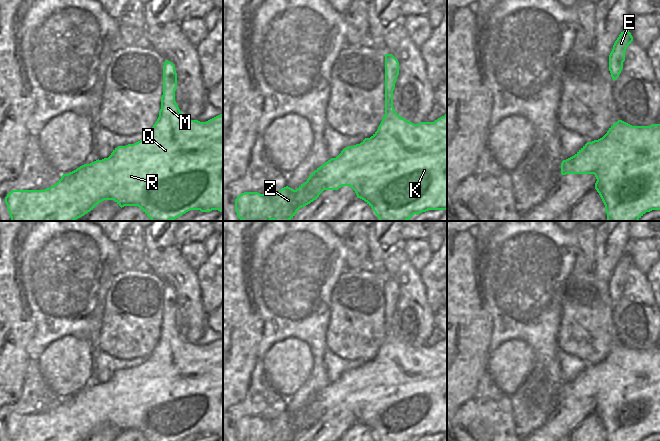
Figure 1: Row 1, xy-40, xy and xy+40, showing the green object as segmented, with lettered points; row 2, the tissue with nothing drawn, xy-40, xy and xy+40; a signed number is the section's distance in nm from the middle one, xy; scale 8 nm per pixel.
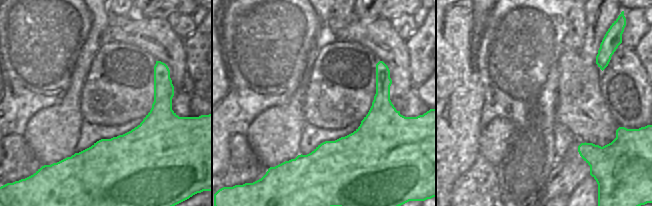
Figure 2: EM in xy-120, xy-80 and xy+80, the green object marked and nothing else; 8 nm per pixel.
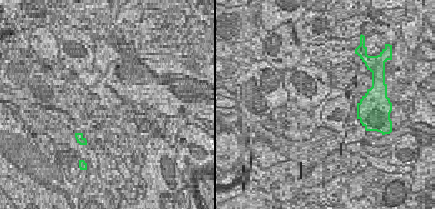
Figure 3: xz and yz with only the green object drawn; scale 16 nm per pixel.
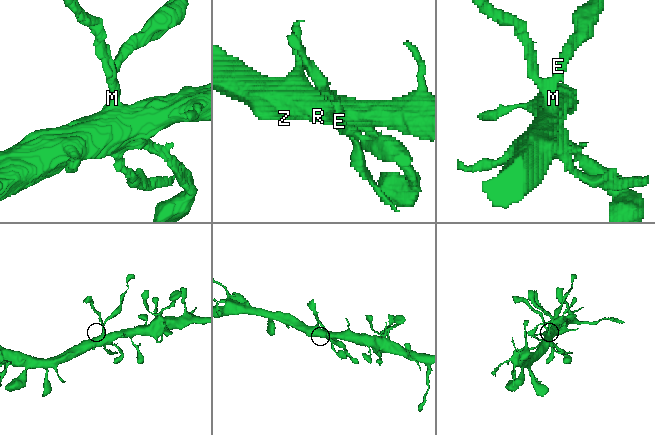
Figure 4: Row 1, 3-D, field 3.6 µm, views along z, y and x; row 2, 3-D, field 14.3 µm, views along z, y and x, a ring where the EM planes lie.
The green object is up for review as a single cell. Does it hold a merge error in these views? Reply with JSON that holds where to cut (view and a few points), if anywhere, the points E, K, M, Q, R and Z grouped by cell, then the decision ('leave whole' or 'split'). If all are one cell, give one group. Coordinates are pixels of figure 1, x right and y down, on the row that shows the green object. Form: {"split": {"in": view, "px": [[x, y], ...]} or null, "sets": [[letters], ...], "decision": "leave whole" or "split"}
{"split": {"in": "xy+40", "px": [[609, 57], [616, 58], [619, 56], [622, 62]]}, "sets": [["E"], ["K", "M", "Q", "R", "Z"]], "decision": "split"}

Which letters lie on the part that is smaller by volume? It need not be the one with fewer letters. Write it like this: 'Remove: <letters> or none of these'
Remove: E.

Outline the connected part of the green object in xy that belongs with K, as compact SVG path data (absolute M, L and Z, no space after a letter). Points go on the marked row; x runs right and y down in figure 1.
M393 57L385 58L385 115L377 129L370 137L365 138L360 144L344 148L336 158L331 158L322 166L311 173L306 182L296 190L286 186L276 194L260 194L258 192L244 192L235 199L235 211L241 221L290 221L297 211L316 200L324 190L338 190L342 186L350 186L356 193L357 198L364 200L375 212L379 221L408 221L414 214L420 214L428 210L447 210L447 113L434 122L420 122L414 124L402 118L393 107L393 91L399 75L399 62Z

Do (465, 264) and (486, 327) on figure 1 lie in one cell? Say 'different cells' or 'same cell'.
same cell

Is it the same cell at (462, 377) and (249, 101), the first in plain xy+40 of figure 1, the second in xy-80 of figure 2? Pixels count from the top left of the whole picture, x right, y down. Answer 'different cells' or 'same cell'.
different cells

